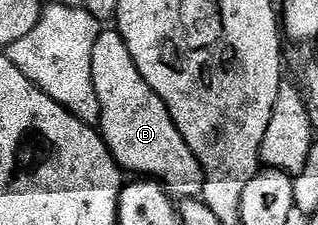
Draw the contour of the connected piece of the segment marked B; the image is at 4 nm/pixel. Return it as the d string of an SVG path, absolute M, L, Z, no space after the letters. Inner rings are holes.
M102 29L99 40L95 40L91 76L99 96L101 136L122 171L130 170L133 176L156 180L182 199L200 195L205 188L205 177L199 160L187 148L187 140L183 140L163 100L143 80L139 68L135 68L135 60L131 60L131 52L117 29Z

